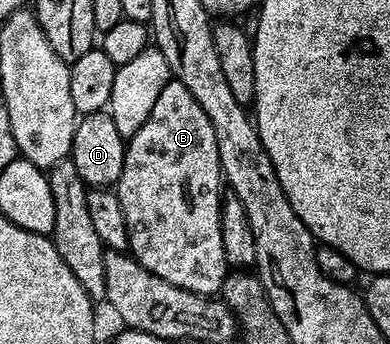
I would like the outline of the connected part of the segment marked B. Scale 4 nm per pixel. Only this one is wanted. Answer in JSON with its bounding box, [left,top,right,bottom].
[116,79,228,297]

